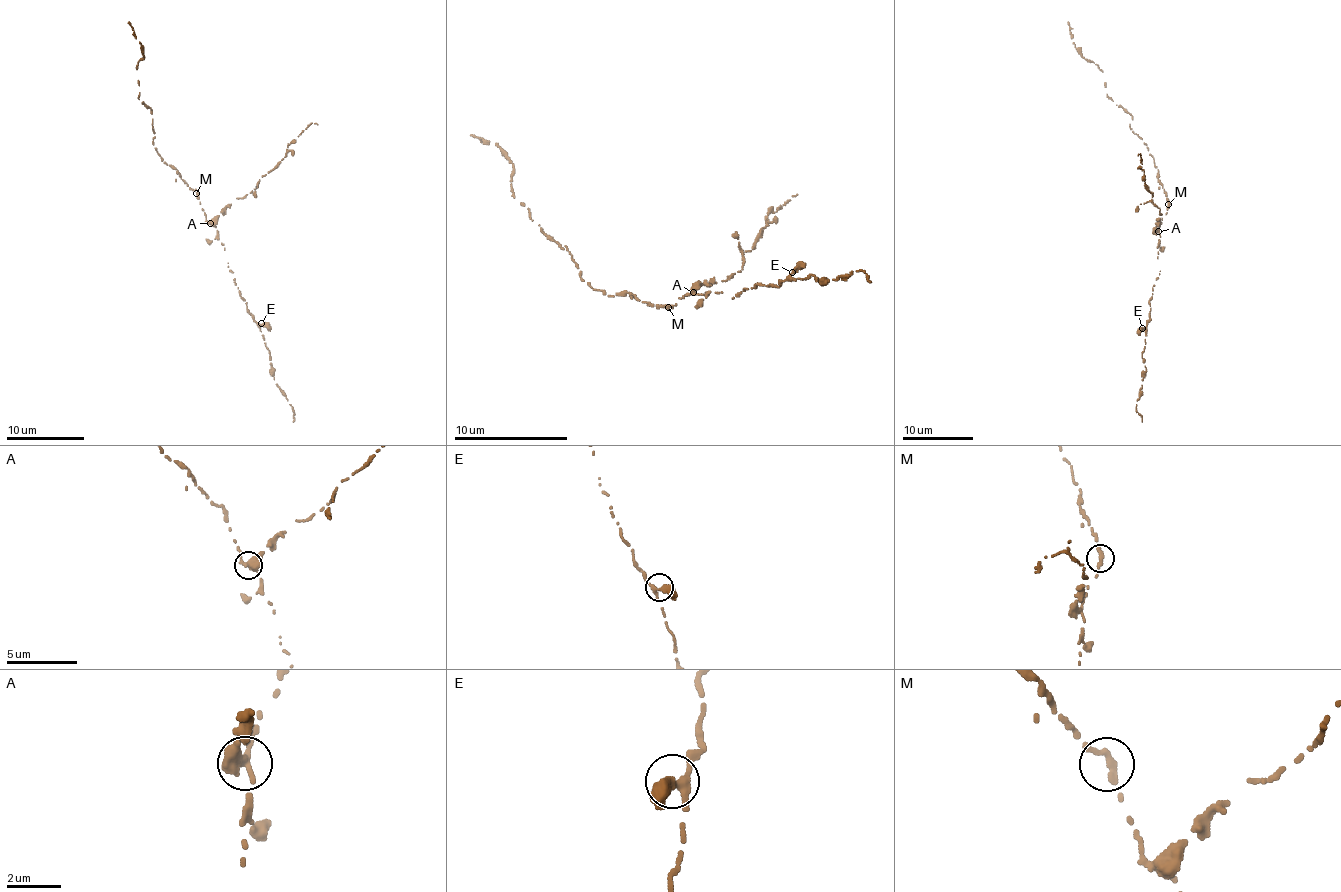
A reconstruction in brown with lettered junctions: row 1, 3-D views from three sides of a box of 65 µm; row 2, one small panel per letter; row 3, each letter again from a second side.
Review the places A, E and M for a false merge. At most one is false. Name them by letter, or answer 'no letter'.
A

